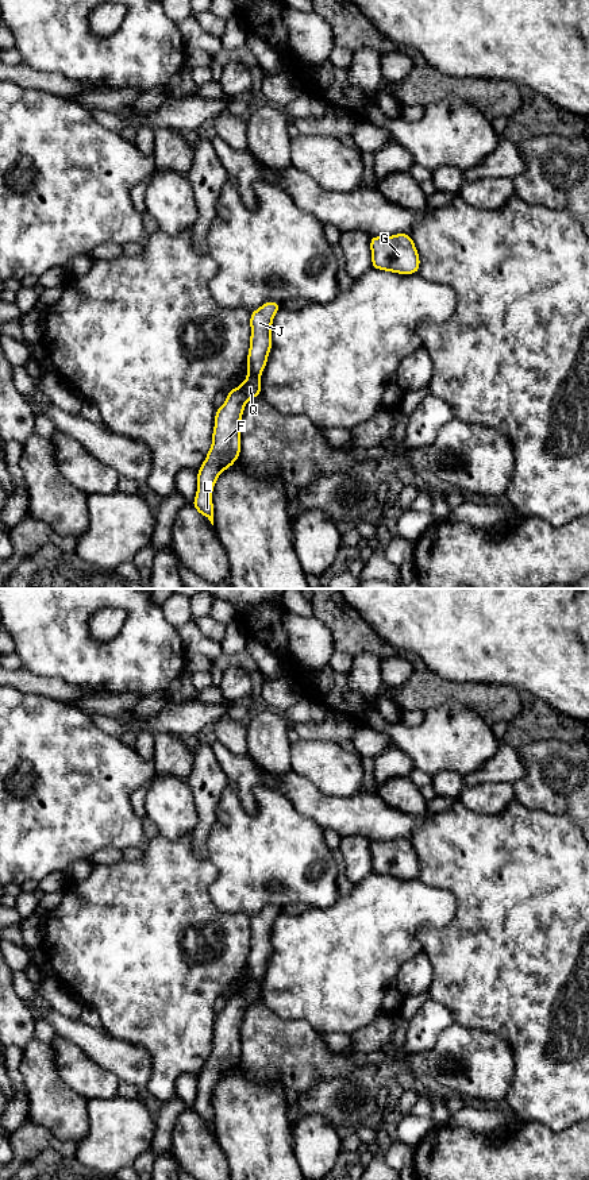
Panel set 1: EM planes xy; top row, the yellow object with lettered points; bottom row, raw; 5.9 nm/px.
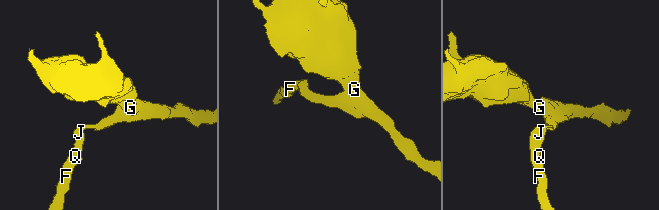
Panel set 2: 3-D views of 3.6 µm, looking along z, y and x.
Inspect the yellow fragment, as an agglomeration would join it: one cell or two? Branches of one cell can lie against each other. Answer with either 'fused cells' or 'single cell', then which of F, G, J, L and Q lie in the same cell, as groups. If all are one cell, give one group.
single cell; F G J L Q

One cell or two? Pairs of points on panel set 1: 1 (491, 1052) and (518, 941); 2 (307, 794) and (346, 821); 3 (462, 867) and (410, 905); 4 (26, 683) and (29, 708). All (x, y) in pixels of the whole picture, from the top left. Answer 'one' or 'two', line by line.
1: two
2: one
3: two
4: two

